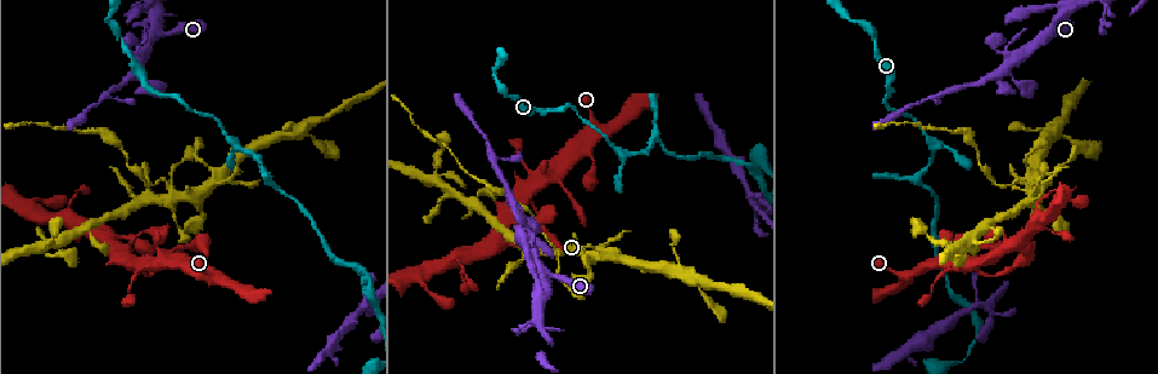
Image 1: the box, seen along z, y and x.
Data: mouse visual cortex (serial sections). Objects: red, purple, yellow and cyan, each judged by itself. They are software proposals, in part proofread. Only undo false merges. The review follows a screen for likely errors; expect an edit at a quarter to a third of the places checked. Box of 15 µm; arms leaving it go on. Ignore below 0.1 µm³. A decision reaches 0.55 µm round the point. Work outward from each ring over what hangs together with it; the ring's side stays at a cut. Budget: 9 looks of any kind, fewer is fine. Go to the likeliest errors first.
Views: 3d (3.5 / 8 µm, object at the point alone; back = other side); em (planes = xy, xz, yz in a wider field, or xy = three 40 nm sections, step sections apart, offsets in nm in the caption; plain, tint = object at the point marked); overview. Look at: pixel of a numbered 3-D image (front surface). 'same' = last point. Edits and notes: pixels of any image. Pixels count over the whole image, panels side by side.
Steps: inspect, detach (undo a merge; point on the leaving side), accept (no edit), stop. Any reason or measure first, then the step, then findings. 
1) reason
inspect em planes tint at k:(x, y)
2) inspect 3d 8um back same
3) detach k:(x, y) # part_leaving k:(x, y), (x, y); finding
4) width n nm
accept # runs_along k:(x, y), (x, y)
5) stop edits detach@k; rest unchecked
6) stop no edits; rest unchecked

narrows sharply
inspect em planes tint at 1:(170, 201)

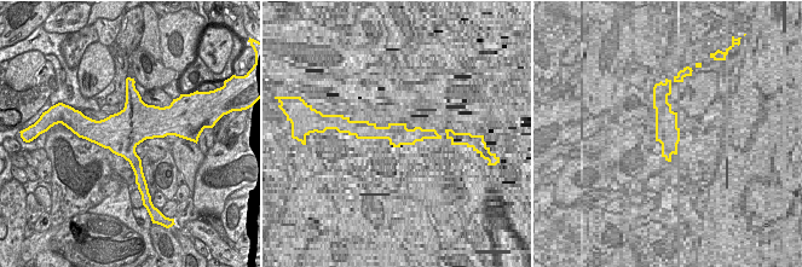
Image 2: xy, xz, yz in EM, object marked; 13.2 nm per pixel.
inspect 3d 3.5um same

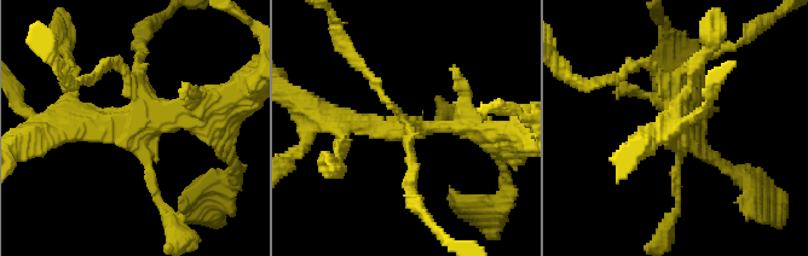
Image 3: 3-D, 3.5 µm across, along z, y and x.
detach 3:(411, 164) # part_leaving 3:(403, 118), (340, 38); two cells meet here

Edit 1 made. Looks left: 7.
redraw
inspect overview

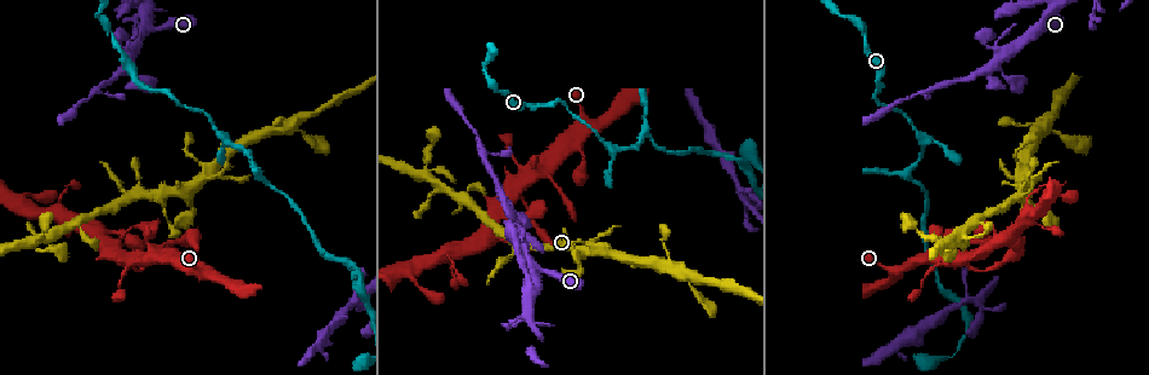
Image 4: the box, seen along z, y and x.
abrupt turn
inspect 3d 3.5um back at 4:(646, 132)

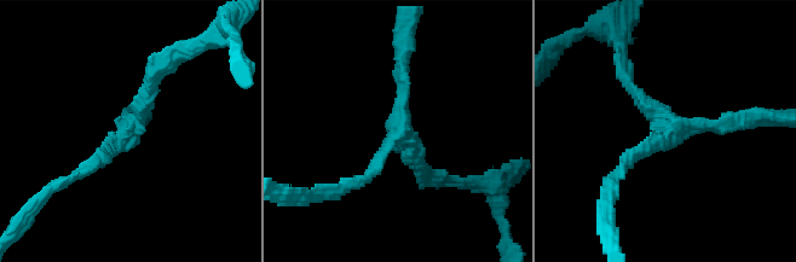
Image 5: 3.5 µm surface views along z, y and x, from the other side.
inspect em xy step 1 tint at 5:(661, 130)

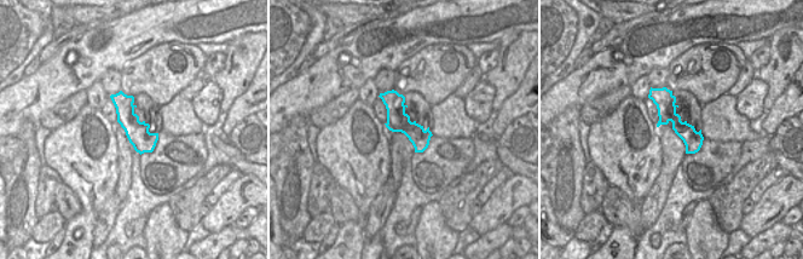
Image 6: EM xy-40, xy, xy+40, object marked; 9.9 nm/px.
accept # runs_along 6:(653, 91), (693, 139), (694, 149); one cell here

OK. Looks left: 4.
three arms meet
inspect 3d 3.5um at 4:(143, 7)

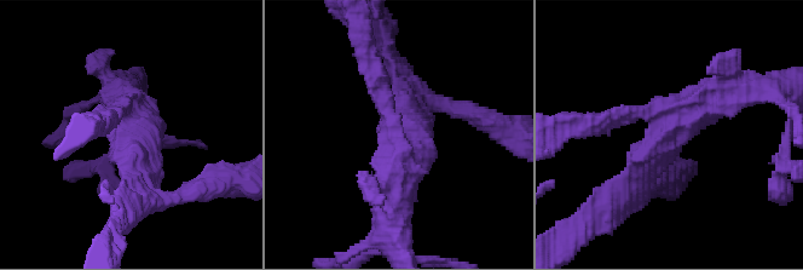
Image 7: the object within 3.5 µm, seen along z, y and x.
arms 3; arm_widths 200, 300, 450 nm; now the EM
inspect em xy step 3 tint at 7:(670, 131)

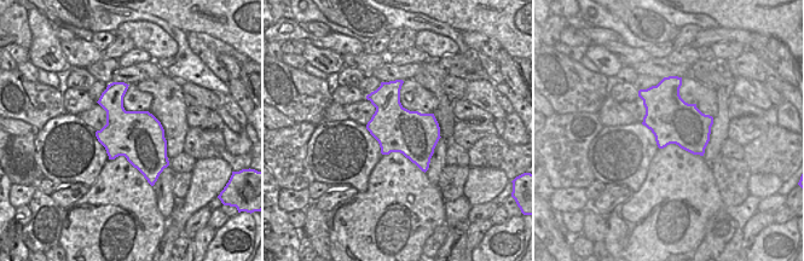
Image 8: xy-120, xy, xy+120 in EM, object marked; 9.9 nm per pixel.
accept # runs_along 7:(637, 199), (671, 131), (737, 91); one cell here

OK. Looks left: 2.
side arm on a straight run
inspect 3d 3.5um at 4:(519, 192)

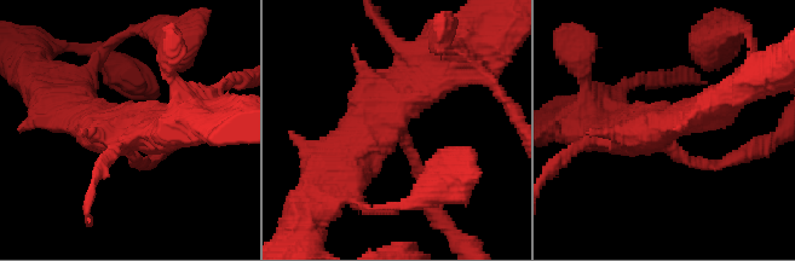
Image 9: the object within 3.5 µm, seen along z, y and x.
accept # runs_along 9:(444, 54), (373, 114), (340, 169); all the same cell

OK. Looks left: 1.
stop edits detach@3; rest unchecked

